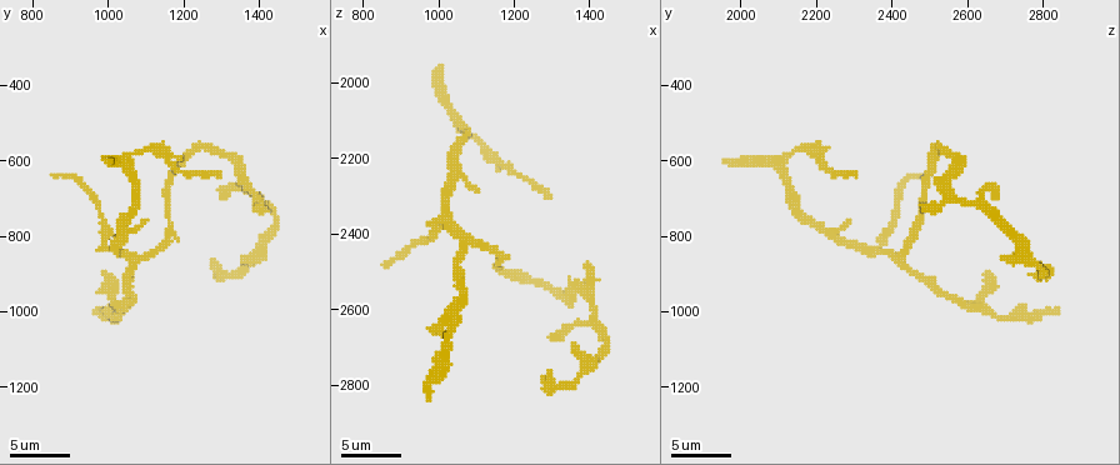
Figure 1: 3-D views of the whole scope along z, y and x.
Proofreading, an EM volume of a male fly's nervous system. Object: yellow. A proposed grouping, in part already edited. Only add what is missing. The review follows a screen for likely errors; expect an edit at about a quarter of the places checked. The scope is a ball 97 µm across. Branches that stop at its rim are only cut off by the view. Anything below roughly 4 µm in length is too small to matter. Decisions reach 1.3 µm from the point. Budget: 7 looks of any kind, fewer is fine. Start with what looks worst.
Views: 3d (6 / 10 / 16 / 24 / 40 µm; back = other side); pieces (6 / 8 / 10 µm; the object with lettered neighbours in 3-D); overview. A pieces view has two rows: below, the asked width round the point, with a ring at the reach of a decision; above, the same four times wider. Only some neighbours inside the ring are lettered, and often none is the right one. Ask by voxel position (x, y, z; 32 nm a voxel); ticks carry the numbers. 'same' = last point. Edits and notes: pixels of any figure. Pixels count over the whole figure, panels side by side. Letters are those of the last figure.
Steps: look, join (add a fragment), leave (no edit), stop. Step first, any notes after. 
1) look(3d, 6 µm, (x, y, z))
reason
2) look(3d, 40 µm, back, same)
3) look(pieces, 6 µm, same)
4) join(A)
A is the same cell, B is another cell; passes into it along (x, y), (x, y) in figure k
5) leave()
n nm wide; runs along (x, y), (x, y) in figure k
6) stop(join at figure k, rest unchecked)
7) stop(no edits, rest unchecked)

look(pieces, 8 µm, (1295, 635, 2305))

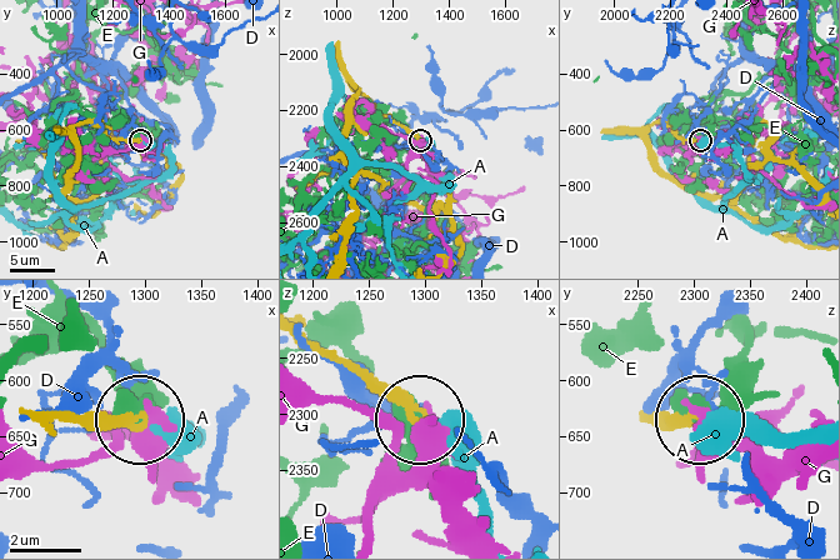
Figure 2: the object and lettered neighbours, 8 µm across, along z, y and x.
leave()
A, D, E and G are other cells; runs along (54, 414), (140, 420) in figure 2; none of them fits

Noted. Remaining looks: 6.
look(pieces, 10 µm, (855, 630, 2485))
an open end

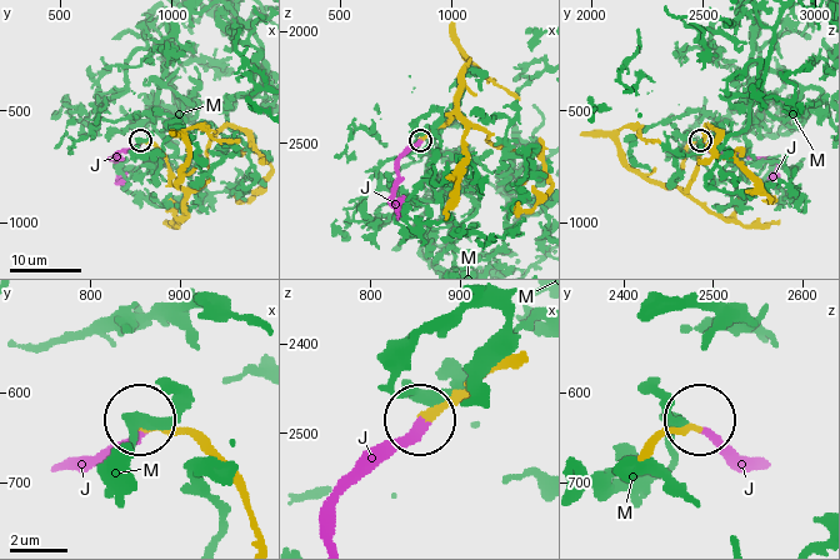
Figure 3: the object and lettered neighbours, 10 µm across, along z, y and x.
join(J)
220 nm wide; J is the same cell, M is another cell; the neuron continues

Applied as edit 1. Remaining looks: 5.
stop(join at figure 3, rest unchecked)

